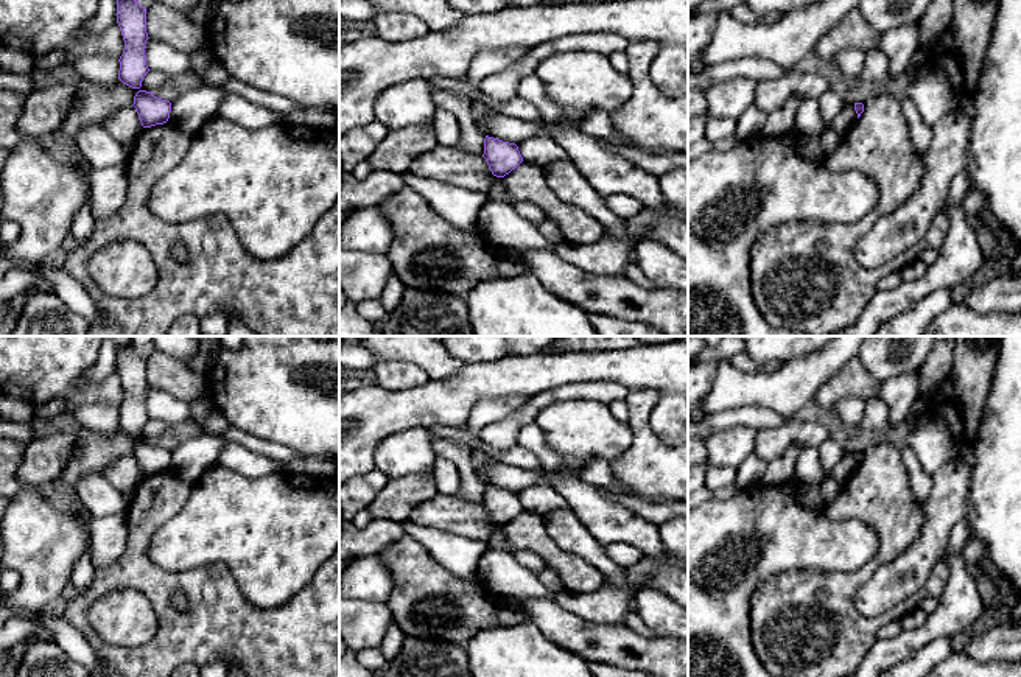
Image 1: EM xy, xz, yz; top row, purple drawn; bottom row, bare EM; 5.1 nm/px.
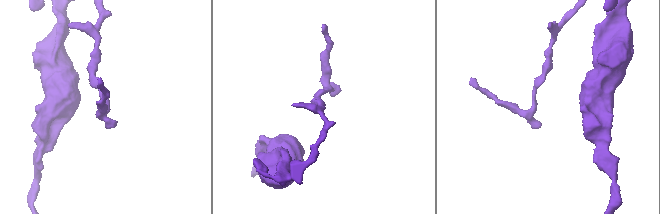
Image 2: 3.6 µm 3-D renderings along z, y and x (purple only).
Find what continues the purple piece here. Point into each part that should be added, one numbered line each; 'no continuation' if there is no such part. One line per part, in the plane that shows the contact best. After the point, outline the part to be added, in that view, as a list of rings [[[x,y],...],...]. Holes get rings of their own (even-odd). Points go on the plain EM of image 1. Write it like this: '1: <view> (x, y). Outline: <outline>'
no continuation

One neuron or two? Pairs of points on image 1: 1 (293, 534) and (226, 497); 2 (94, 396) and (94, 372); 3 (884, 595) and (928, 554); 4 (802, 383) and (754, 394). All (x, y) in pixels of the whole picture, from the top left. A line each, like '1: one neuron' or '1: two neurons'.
1: one neuron
2: two neurons
3: one neuron
4: one neuron

